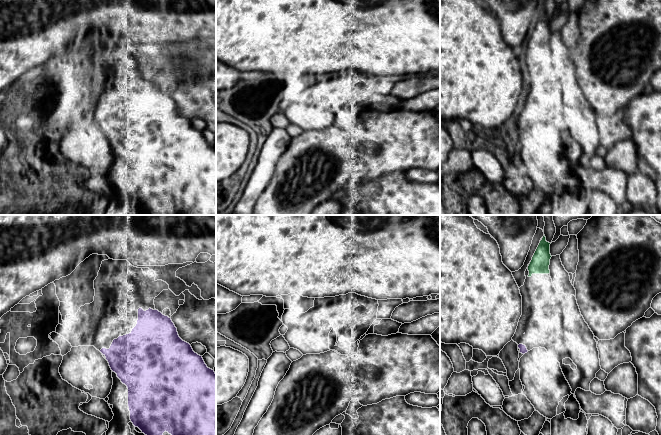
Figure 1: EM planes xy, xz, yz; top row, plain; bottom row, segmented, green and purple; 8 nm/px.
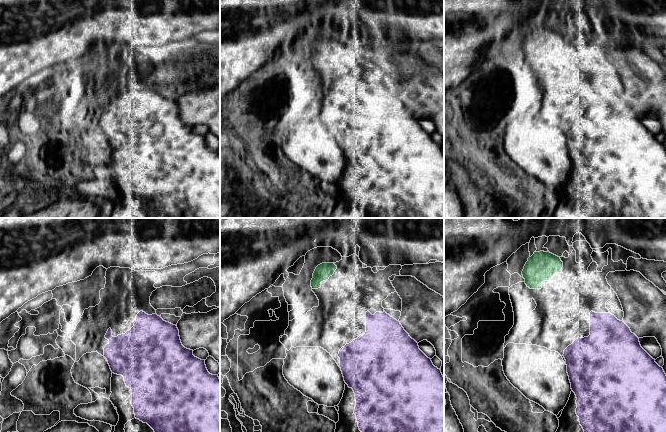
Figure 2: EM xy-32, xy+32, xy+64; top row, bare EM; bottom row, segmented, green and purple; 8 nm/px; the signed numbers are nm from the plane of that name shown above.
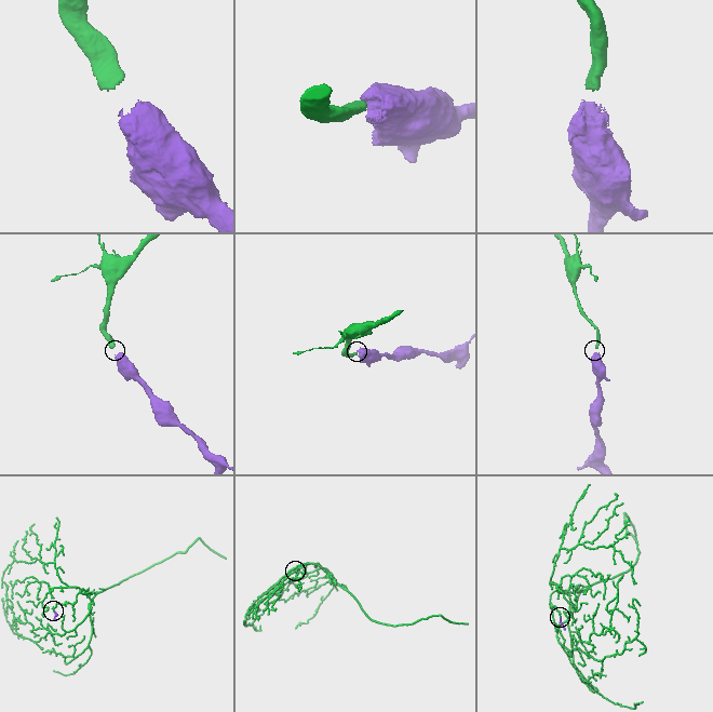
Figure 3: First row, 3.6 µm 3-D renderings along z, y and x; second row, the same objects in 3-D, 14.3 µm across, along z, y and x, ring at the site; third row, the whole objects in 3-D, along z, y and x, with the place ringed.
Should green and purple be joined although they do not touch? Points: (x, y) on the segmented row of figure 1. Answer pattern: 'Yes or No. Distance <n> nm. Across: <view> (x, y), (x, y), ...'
Yes. Distance 460 nm. Across: yz (528, 276), (524, 333)

